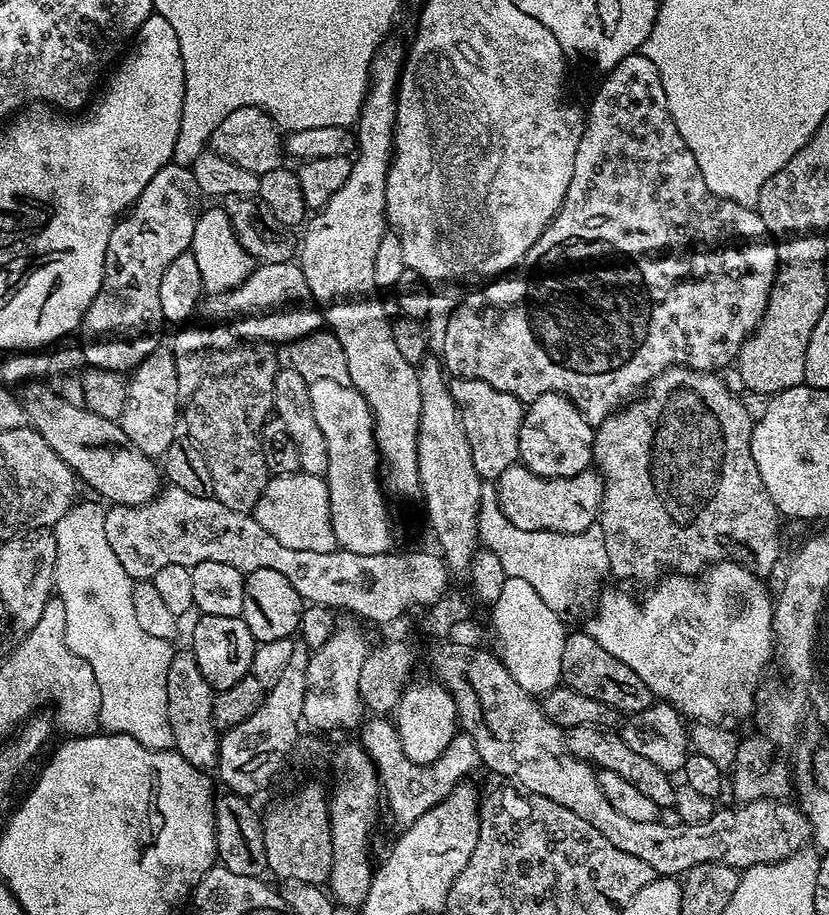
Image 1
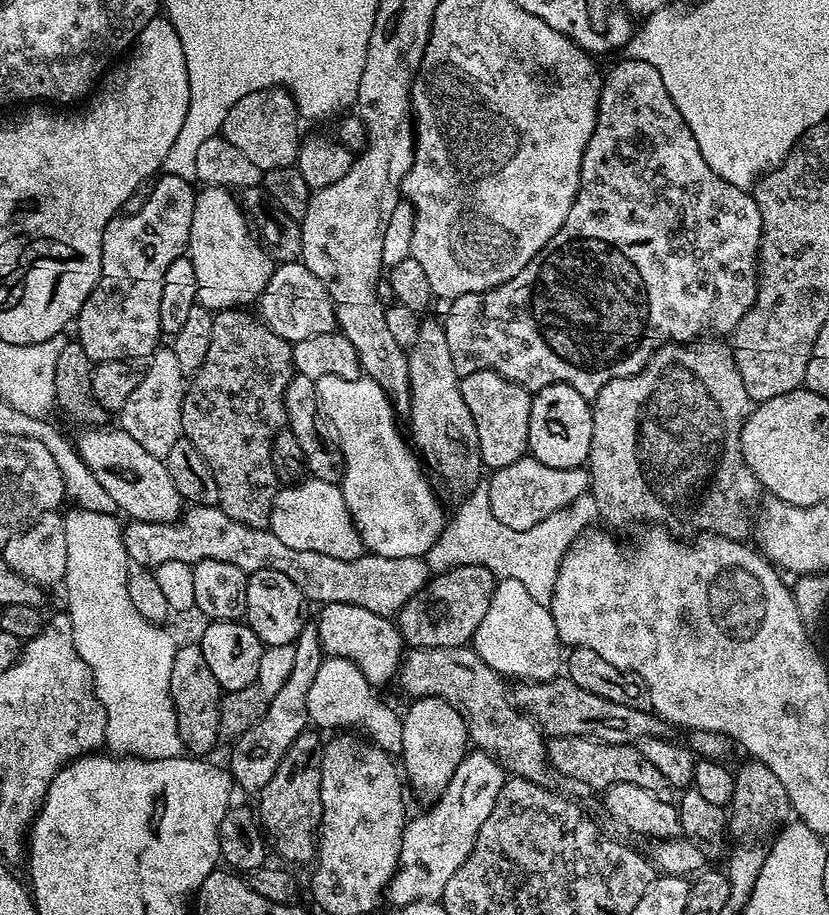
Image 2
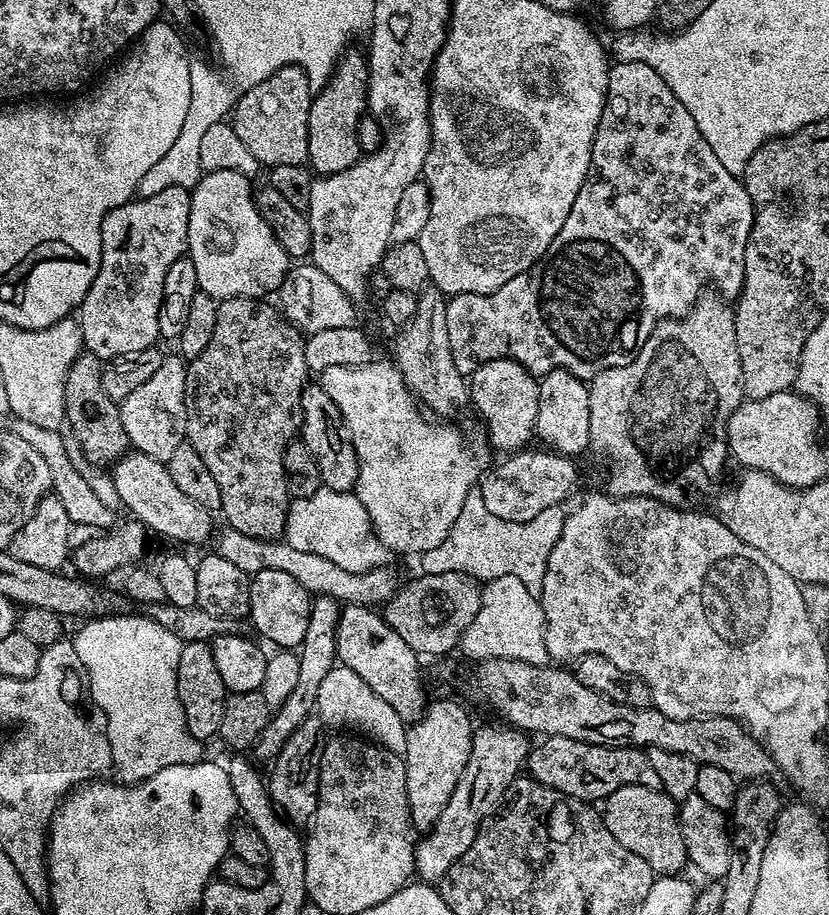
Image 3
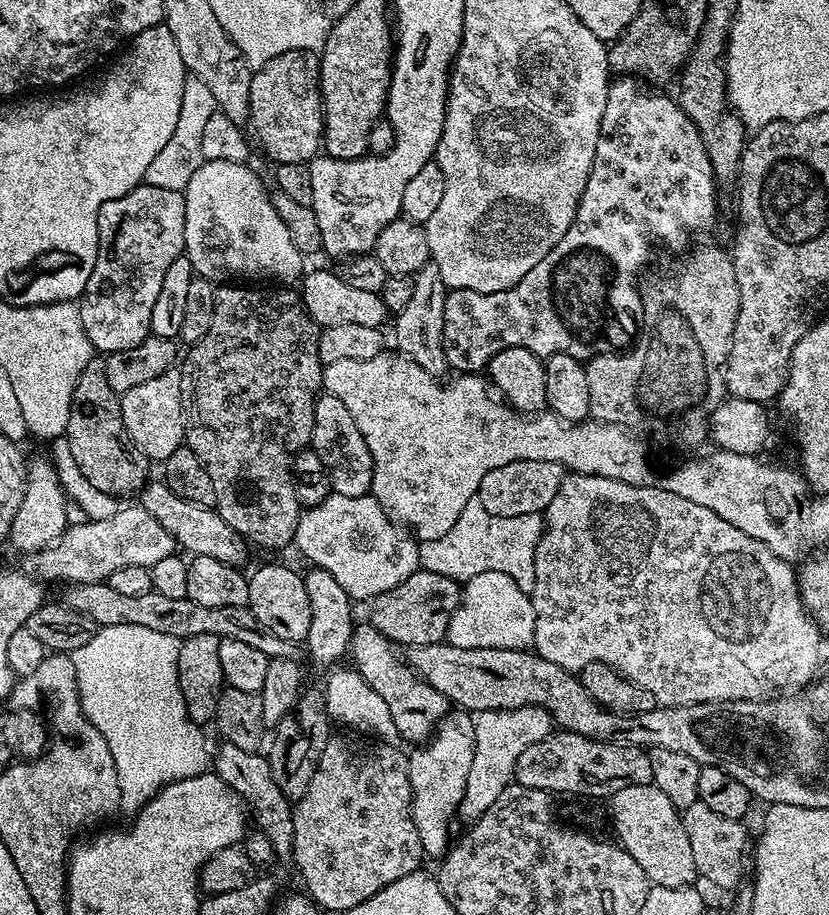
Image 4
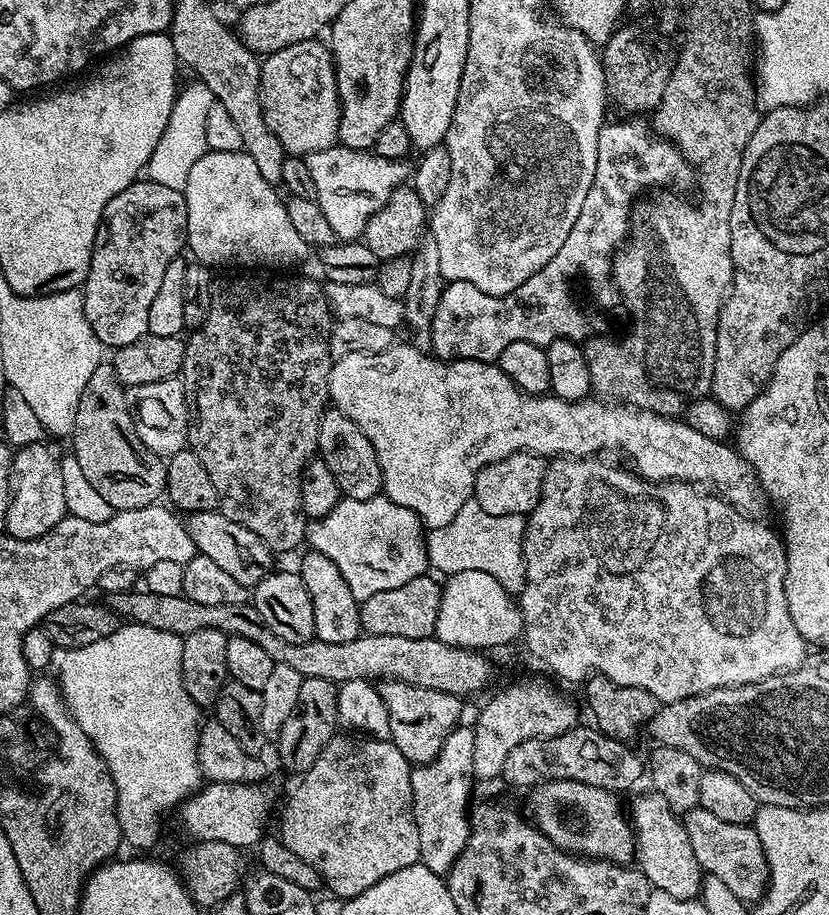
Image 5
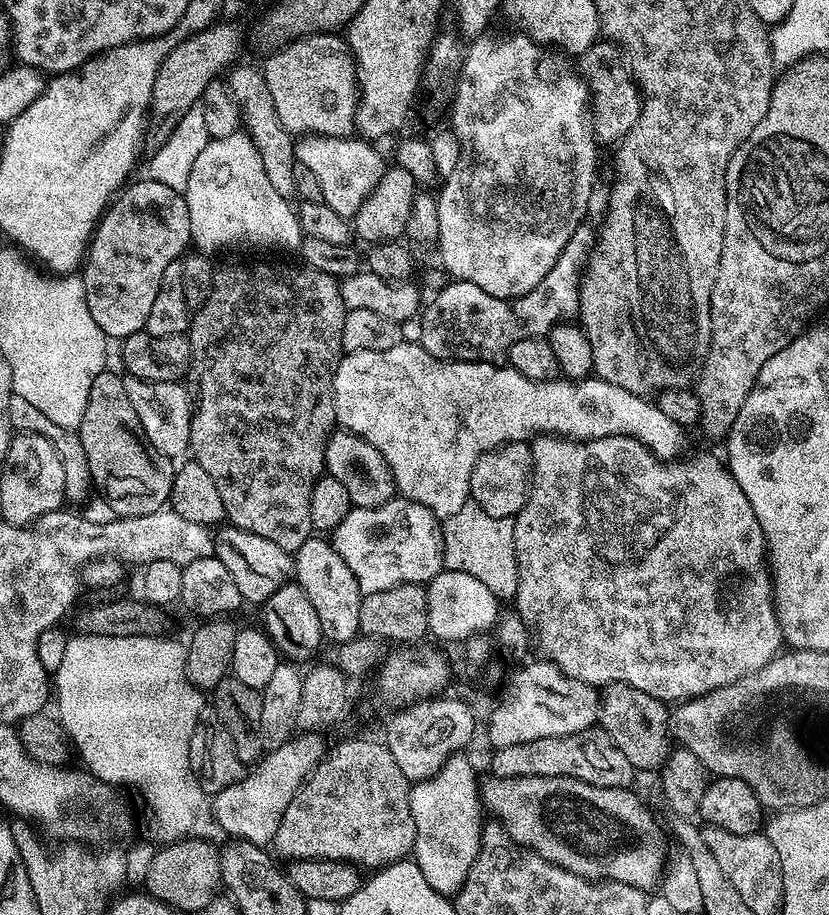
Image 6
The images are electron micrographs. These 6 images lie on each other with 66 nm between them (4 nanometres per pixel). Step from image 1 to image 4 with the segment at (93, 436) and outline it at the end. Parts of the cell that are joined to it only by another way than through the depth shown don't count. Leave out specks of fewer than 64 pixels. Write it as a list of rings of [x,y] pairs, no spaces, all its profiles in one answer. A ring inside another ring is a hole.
[[[149,482],[144,485],[138,496],[139,507],[145,508],[176,539],[177,545],[185,553],[192,556],[218,558],[218,562],[226,562],[231,568],[243,569],[248,560],[250,545],[247,540],[237,534],[233,528],[216,513],[215,507],[207,508],[178,496],[165,482]]]

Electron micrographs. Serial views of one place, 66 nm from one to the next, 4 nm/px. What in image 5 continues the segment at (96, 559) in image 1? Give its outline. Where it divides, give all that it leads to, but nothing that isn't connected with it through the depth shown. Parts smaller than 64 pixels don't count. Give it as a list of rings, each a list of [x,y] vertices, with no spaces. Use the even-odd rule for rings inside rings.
[[[125,623],[114,634],[102,638],[98,642],[90,642],[90,646],[74,648],[63,653],[64,661],[60,664],[60,676],[58,683],[60,691],[64,693],[64,703],[68,712],[82,726],[86,738],[98,750],[98,754],[106,762],[110,774],[114,778],[116,787],[116,817],[120,823],[120,834],[125,841],[128,840],[136,848],[152,848],[156,844],[156,839],[160,836],[160,815],[177,807],[181,802],[188,799],[193,792],[201,787],[202,777],[198,766],[198,734],[202,723],[202,709],[192,701],[190,694],[186,694],[186,686],[182,682],[182,646],[183,639],[174,634],[160,632],[157,628],[142,626],[141,624]]]

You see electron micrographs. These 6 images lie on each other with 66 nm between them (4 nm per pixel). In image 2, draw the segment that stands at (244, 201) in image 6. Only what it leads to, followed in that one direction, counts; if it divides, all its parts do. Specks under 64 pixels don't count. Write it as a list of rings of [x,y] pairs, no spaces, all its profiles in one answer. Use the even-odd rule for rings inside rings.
[[[227,188],[199,189],[194,206],[194,222],[190,222],[190,238],[186,255],[198,278],[196,298],[209,310],[240,308],[259,301],[266,282],[270,282],[274,261],[271,252],[254,235],[254,229],[242,207]]]

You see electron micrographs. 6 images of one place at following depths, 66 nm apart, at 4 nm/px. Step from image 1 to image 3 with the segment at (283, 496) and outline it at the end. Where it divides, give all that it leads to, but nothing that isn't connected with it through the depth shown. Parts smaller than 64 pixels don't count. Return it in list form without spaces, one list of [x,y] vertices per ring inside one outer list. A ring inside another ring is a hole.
[[[321,486],[310,497],[295,497],[289,503],[283,539],[294,550],[318,554],[328,558],[334,566],[351,572],[374,572],[385,567],[390,558],[389,548],[378,538],[366,506],[356,497],[355,491],[339,492]]]

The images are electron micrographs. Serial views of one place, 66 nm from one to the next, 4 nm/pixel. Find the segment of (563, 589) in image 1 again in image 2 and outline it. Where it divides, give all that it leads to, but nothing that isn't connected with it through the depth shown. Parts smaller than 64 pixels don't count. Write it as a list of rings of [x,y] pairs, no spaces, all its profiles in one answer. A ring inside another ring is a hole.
[[[482,476],[475,486],[465,495],[466,499],[455,512],[453,518],[445,525],[445,530],[440,535],[434,546],[430,548],[424,559],[428,564],[431,573],[448,572],[450,569],[462,565],[486,566],[491,573],[494,573],[497,579],[514,580],[522,582],[533,595],[536,602],[542,605],[549,605],[553,596],[554,582],[557,580],[558,566],[565,556],[569,546],[580,536],[581,533],[591,529],[592,523],[597,523],[600,517],[597,503],[592,492],[583,492],[571,503],[570,507],[558,510],[549,517],[544,518],[542,522],[532,526],[530,530],[513,530],[510,526],[503,525],[490,508],[489,500],[490,484],[487,477]]]

